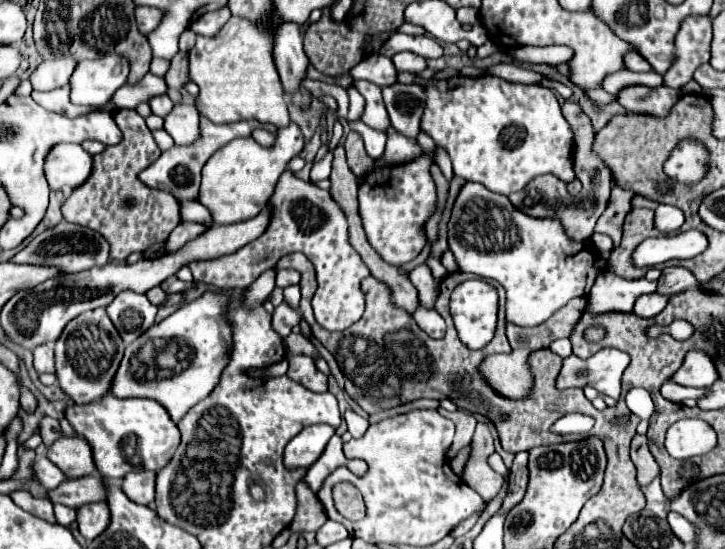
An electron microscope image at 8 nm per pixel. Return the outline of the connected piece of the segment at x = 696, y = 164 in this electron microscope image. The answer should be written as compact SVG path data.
M686 141L672 151L664 171L668 177L674 177L682 183L694 183L706 173L706 163L708 151L696 141Z

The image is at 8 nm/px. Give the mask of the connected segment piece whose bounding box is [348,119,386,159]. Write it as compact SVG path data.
M358 119L358 121L350 121L348 125L350 125L352 131L358 131L358 133L362 135L366 153L368 153L372 159L376 159L376 157L382 155L382 149L384 149L384 145L386 145L386 133L370 129L370 127L364 125L360 119Z

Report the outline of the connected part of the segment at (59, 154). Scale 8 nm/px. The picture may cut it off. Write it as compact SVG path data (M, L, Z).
M58 143L54 145L44 159L44 175L50 189L70 191L74 185L82 185L90 175L92 155L88 155L80 145Z

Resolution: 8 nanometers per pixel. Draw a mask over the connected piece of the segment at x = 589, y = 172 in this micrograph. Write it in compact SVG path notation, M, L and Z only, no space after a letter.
M564 103L562 105L562 115L564 119L570 123L572 127L572 133L575 135L575 157L574 170L576 178L582 181L582 191L580 195L572 197L566 189L566 183L562 179L558 179L556 175L548 173L548 175L538 175L534 177L524 189L512 193L508 199L510 203L530 215L530 217L536 217L536 219L558 219L566 231L566 235L572 239L572 241L588 241L594 233L594 225L598 221L598 217L604 213L606 209L606 201L610 197L610 189L612 189L612 181L610 181L610 171L606 169L606 165L602 165L602 161L598 161L598 157L594 157L594 153L590 153L590 145L592 145L592 139L594 139L594 131L592 131L592 125L590 125L590 119L580 111L578 105L574 103Z

